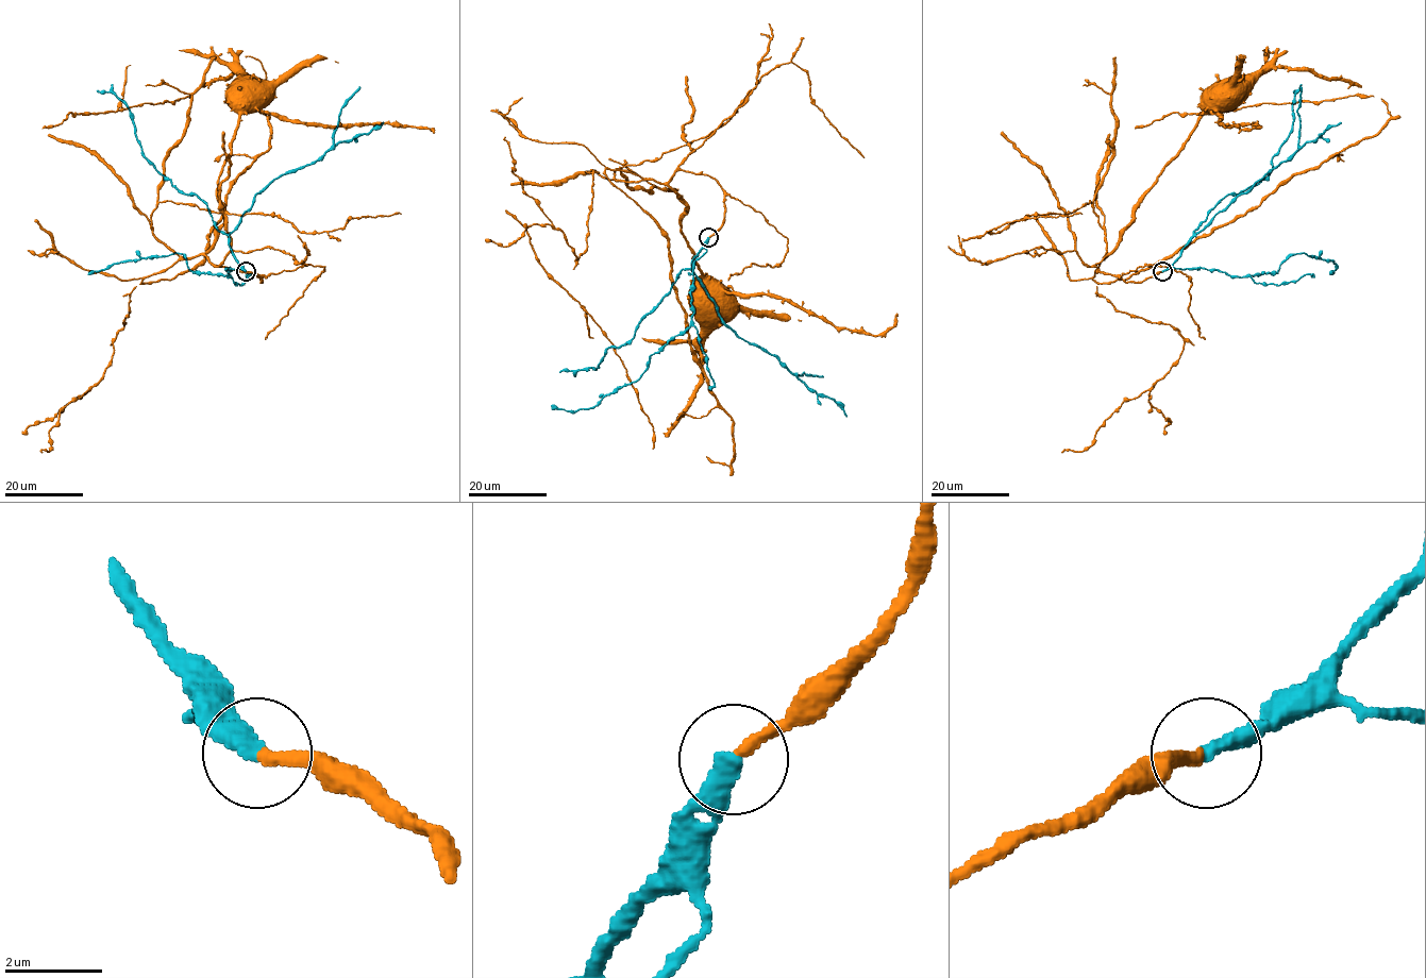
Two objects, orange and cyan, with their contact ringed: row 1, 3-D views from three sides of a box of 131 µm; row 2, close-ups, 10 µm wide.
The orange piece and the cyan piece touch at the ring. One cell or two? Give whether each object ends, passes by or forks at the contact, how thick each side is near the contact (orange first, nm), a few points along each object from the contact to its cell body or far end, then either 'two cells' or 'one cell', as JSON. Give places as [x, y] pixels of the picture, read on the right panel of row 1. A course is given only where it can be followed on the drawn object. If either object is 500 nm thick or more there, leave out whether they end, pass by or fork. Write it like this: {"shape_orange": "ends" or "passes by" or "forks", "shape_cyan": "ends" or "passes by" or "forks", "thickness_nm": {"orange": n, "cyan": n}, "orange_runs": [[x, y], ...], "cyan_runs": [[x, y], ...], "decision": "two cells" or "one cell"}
{"shape_orange": "ends", "shape_cyan": "ends", "thickness_nm": {"orange": 240, "cyan": 400}, "orange_runs": [[1161, 271], [1124, 282], [1094, 266], [1116, 247], [1133, 206], [1197, 120], [1237, 87]], "cyan_runs": [[1162, 271], [1217, 214], [1304, 145], [1341, 122]], "decision": "one cell"}

